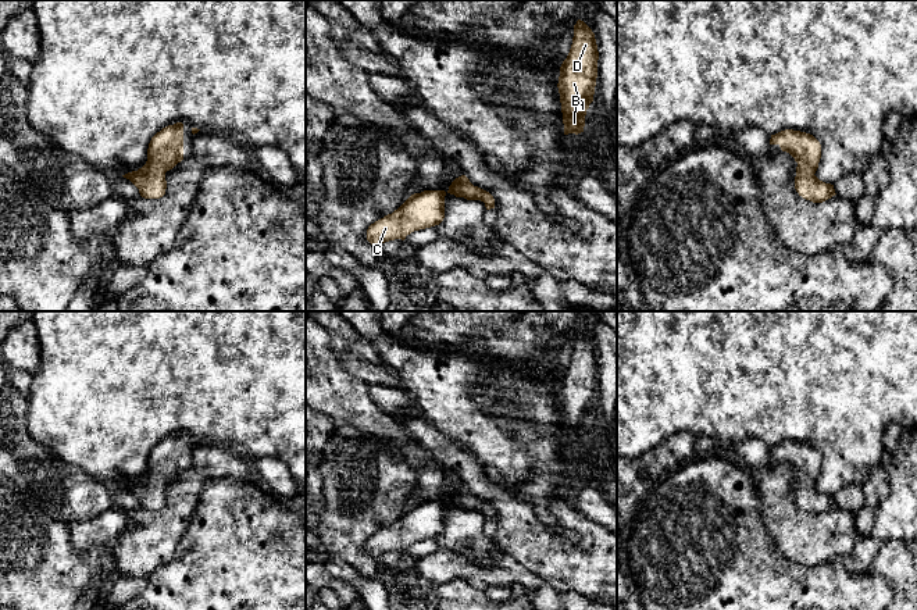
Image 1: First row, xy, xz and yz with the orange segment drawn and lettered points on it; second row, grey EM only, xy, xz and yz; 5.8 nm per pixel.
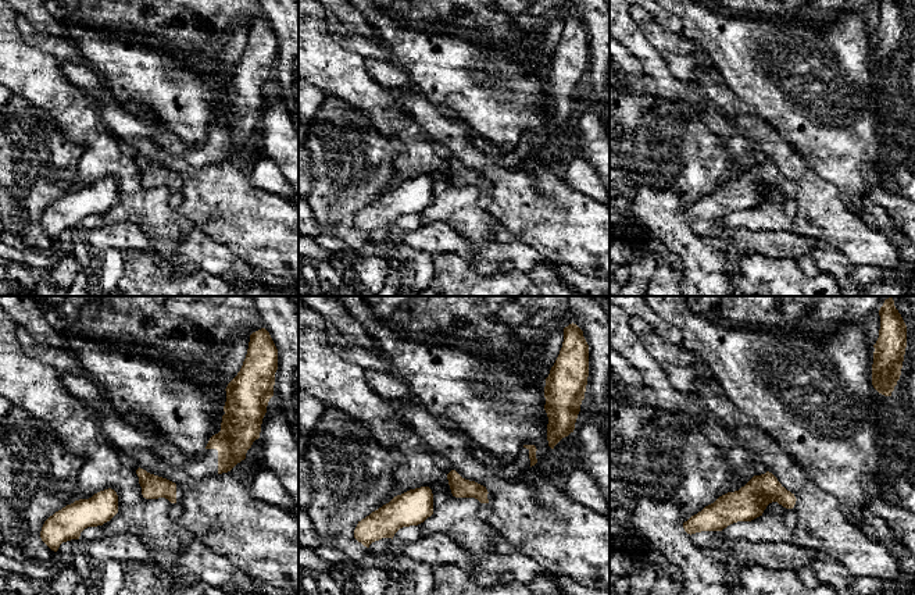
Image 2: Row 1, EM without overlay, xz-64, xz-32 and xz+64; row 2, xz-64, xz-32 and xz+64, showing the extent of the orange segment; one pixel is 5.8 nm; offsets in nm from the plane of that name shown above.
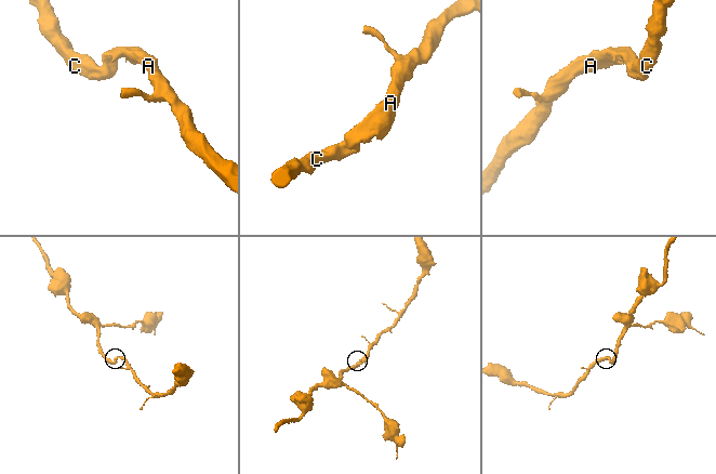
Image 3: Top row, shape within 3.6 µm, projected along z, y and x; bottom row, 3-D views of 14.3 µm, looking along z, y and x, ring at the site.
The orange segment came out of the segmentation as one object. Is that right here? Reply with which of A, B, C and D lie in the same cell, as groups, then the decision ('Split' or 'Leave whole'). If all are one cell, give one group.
Groups: A B C D. Leave whole

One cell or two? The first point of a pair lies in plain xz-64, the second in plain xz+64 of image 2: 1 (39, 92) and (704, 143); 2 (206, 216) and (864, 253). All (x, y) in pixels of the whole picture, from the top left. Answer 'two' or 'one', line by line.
1: two
2: one

